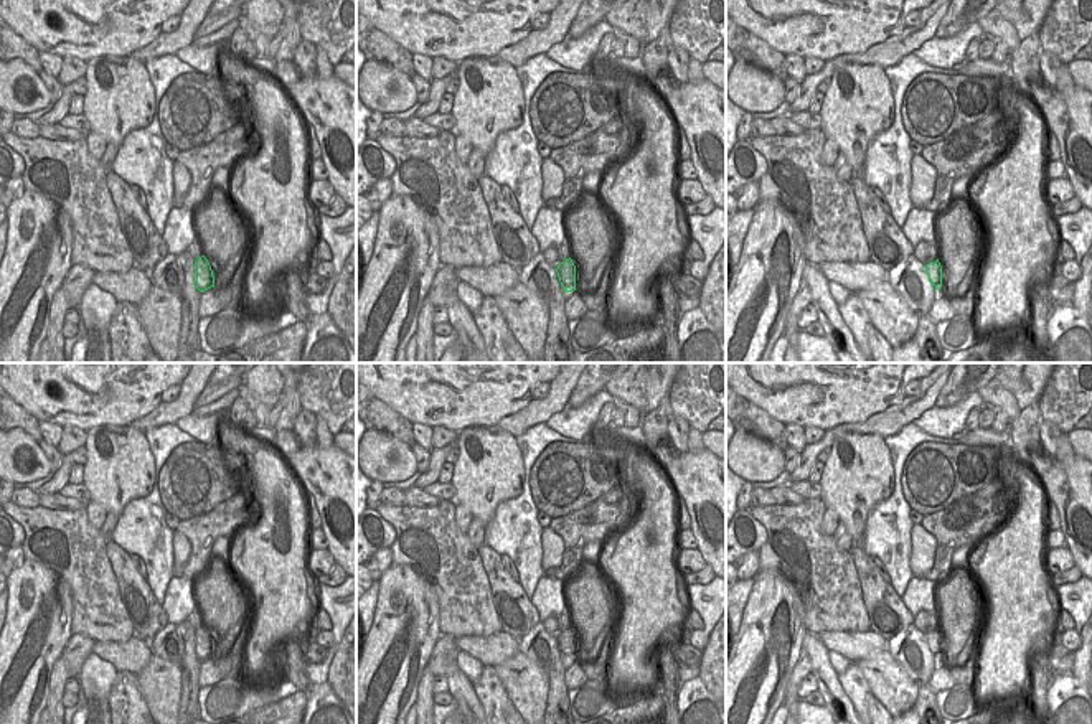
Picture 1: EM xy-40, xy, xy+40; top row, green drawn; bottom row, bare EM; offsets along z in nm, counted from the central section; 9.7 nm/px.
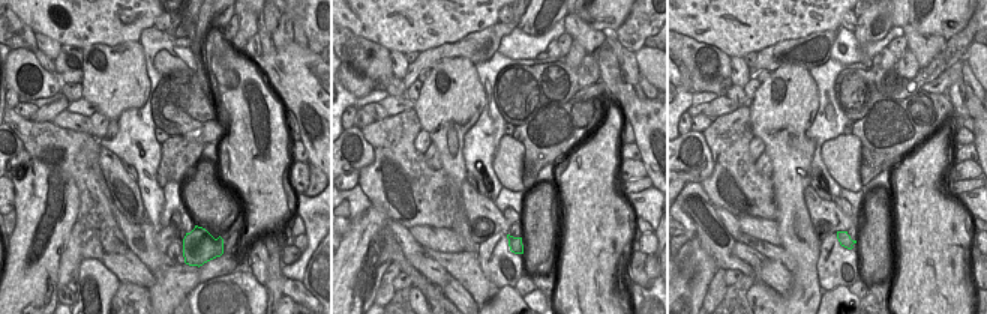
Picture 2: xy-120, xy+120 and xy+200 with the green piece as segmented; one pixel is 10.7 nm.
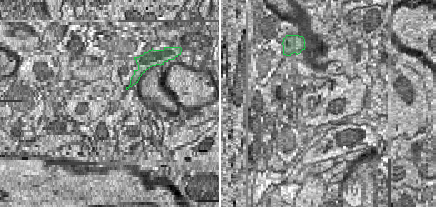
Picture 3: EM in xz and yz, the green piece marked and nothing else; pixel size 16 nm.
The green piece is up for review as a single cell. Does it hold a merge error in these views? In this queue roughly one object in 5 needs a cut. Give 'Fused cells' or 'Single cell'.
Single cell.

